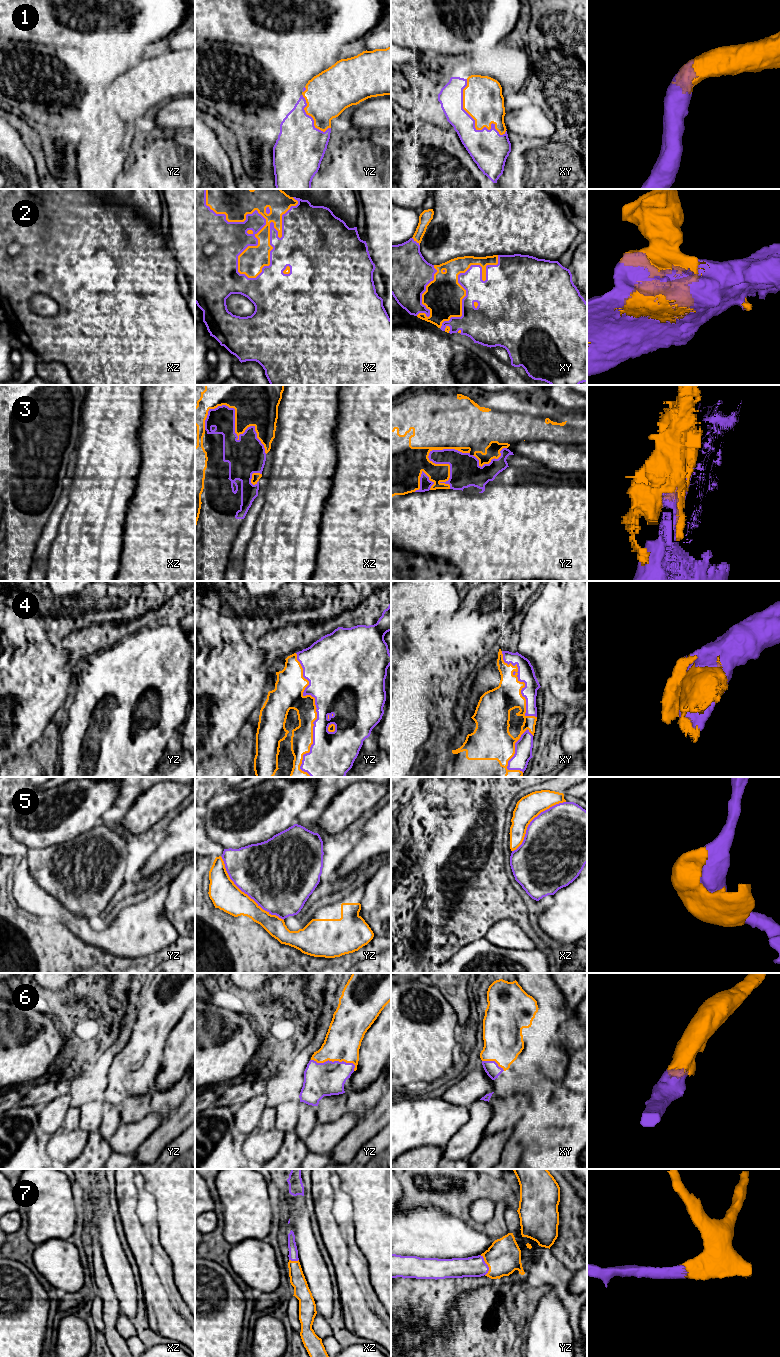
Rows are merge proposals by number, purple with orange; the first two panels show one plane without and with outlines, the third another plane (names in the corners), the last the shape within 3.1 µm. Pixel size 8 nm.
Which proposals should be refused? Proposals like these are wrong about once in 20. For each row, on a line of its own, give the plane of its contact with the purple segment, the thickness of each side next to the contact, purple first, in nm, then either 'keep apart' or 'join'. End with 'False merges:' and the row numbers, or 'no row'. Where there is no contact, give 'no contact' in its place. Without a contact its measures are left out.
1: contact in xy; calibres 300 and 320 nm; join
2: contact in xz; calibres 190 and 280 nm; join
3: contact in xz; calibres 300 and 320 nm; keep apart
4: contact in yz; calibres 380 and 190 nm; join
5: contact in yz; calibres 500 and 240 nm; keep apart
6: contact in yz; calibres 280 and 280 nm; join
7: contact in yz; calibres 170 and 280 nm; join
False merges: 3, 5

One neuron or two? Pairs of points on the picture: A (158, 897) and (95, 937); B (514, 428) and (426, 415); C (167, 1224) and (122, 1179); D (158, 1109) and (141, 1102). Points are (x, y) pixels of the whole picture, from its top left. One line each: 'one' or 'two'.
A: one
B: one
C: two
D: two

